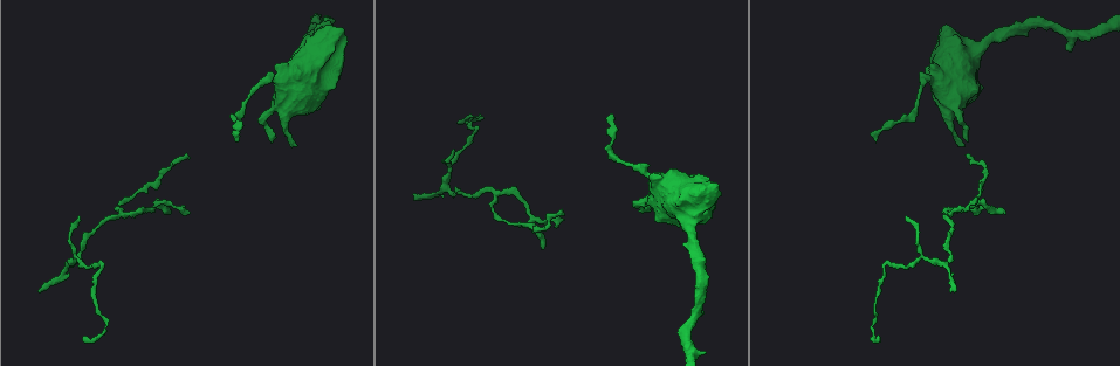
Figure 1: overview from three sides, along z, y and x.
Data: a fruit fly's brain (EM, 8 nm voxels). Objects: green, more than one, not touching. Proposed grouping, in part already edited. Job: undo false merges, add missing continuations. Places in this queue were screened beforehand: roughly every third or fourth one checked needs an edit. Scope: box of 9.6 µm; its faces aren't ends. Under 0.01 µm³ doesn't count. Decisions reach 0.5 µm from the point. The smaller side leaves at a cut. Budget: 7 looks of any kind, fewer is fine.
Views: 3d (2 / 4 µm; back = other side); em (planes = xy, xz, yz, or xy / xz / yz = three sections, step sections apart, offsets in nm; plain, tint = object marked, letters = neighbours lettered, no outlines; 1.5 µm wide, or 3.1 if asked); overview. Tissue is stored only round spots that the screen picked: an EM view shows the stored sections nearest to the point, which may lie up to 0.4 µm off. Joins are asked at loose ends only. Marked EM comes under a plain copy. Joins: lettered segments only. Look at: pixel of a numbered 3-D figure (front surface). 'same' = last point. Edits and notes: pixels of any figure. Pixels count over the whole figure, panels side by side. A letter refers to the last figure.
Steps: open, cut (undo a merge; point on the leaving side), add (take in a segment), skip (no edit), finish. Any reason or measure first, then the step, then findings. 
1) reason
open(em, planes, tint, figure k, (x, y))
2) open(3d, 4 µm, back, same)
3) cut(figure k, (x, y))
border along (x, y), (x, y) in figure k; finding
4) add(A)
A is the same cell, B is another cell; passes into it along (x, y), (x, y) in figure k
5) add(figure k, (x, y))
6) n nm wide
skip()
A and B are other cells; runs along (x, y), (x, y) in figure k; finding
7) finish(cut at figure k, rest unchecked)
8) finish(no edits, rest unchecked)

abrupt turn
open(em, planes, letters, figure 1, (496, 192))

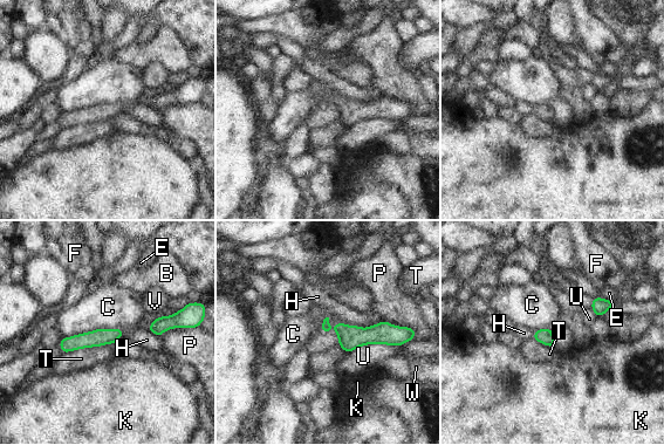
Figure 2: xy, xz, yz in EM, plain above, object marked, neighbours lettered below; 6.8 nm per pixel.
50 nm wide
skip()
B, C, E, F, H, K, P, T, U, V and W are other cells; runs along (323, 327), (347, 334), (411, 331) in figure 2; one cell here

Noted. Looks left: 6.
branch stops here
open(em, planes, letters, figure 1, (190, 212))

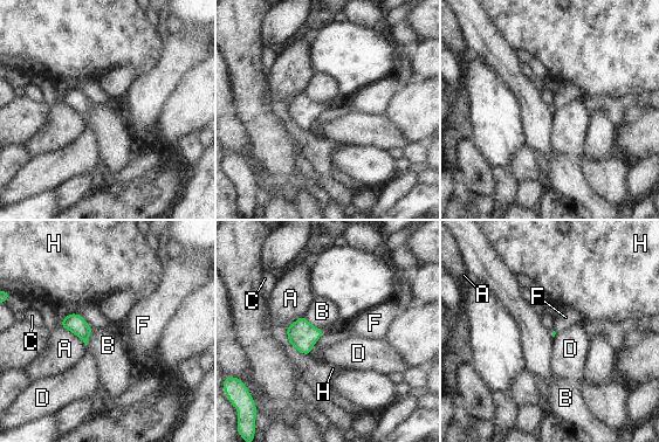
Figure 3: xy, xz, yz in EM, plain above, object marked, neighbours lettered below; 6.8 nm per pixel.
skip()
A, B, C, D, F and H are other cells; none of them fits

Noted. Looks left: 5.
arms part here
open(3d, 4 µm, figure 1, (444, 186))

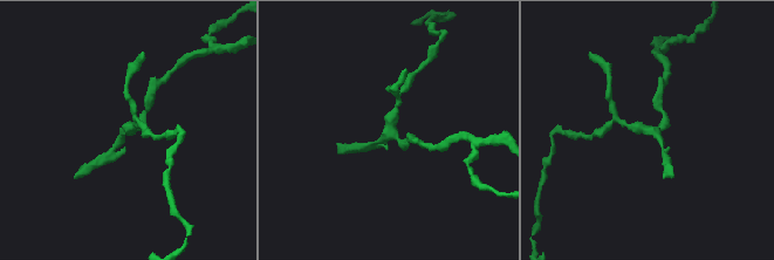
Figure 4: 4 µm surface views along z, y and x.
open(em, planes, letters, figure 4, (132, 129))

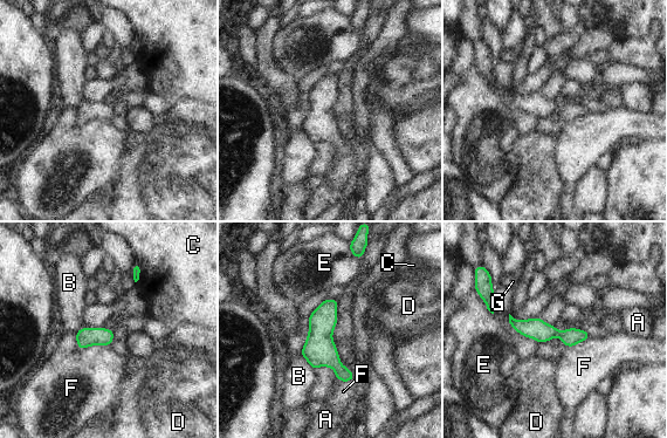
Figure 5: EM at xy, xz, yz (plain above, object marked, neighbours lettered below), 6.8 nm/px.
130 nm wide
skip()
A, B, C, D, E, F and G are other cells; border along (108, 344), (87, 346), (78, 349) in figure 5; all the same cell

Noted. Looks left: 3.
finish(no edits, rest unchecked)

